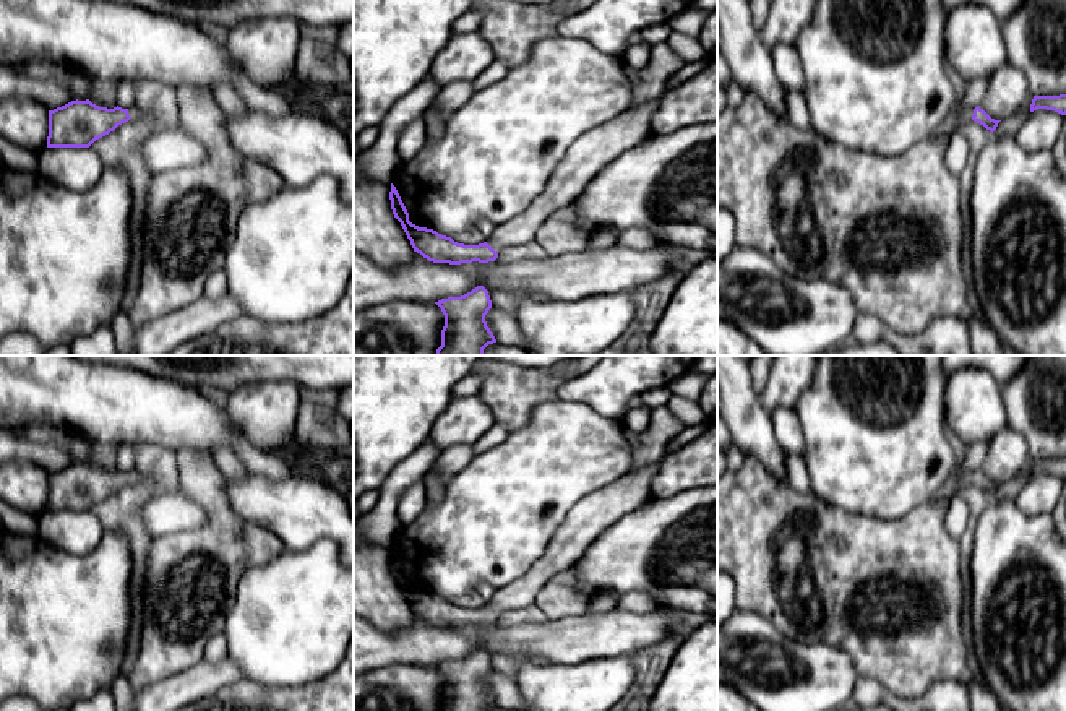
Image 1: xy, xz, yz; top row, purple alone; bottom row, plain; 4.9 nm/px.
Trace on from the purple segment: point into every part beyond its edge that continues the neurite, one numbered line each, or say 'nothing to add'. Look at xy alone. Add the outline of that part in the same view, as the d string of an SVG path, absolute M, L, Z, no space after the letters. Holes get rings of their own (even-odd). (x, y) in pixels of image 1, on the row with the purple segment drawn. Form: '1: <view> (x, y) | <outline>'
1: xy (135, 112) | M140 102L128 107L128 115L131 122L141 120L144 117L143 110L140 109Z

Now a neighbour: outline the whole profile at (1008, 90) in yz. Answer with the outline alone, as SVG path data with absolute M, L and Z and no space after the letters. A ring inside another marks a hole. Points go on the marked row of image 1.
M1008 62L990 76L980 109L995 120L1004 120L1025 104L1029 94L1029 83L1024 71Z

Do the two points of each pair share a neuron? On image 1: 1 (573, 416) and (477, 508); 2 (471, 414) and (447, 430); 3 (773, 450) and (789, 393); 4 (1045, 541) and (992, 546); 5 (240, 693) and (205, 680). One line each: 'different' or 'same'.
1: same
2: same
3: different
4: same
5: different

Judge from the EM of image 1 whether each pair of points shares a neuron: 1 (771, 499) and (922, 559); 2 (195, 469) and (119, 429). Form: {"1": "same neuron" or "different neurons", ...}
{"1": "same neuron", "2": "different neurons"}

